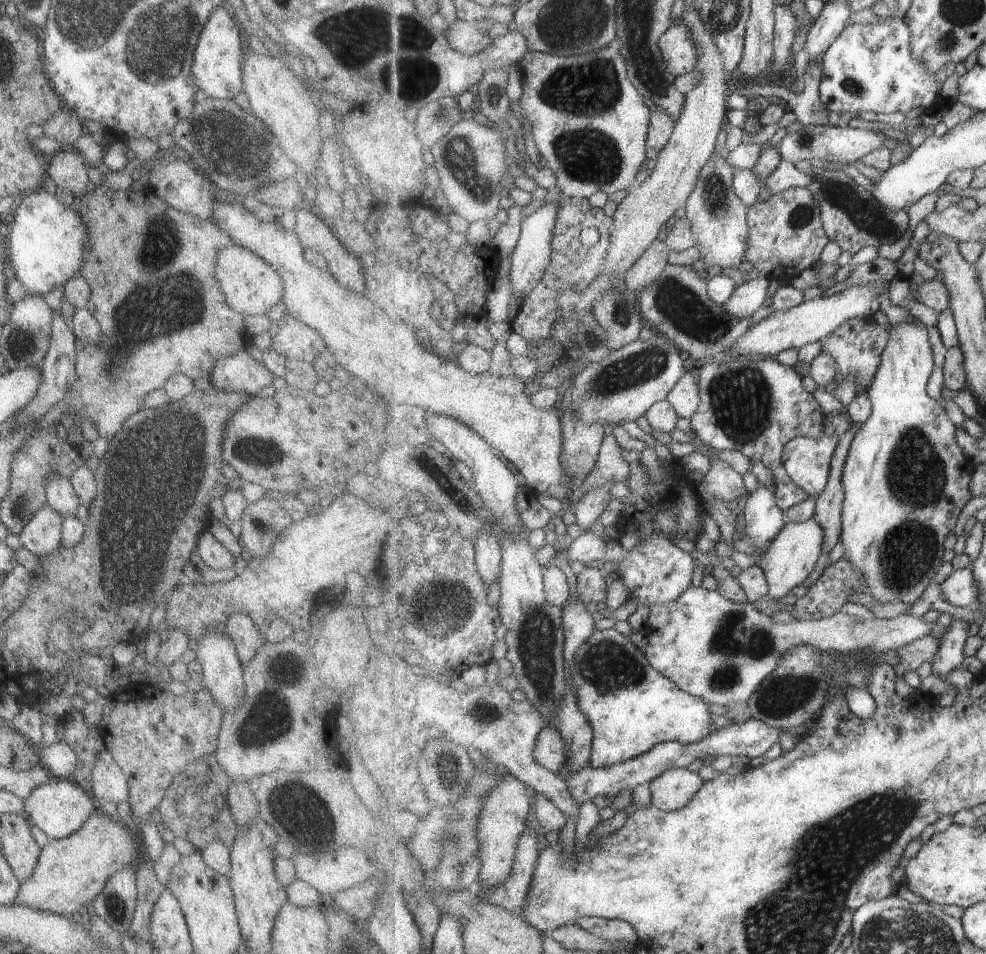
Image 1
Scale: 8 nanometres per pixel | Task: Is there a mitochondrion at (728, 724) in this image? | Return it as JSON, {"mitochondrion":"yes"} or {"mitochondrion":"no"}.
{"mitochondrion":"no"}

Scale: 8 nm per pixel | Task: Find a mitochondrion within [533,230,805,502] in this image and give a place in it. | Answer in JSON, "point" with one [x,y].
{"point":[740,401]}

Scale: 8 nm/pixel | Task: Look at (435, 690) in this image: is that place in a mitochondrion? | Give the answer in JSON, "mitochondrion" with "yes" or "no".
{"mitochondrion":"no"}

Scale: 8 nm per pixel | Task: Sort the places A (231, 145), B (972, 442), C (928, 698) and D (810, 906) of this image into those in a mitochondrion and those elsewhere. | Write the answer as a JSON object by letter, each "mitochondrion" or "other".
{"A":"mitochondrion","B":"other","C":"other","D":"mitochondrion"}

